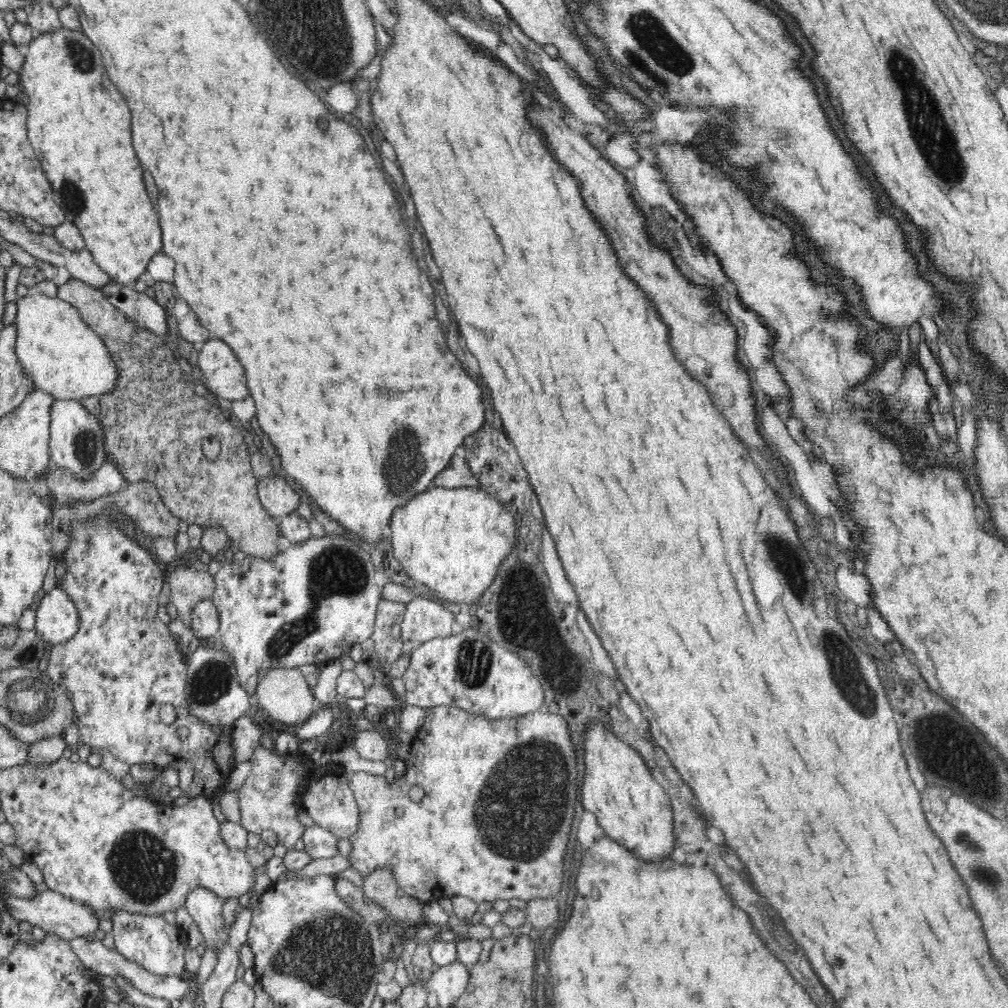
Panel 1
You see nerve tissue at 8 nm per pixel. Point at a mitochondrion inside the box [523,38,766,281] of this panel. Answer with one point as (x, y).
(723, 143)

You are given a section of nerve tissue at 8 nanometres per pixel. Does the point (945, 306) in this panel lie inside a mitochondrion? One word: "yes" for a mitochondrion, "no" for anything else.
no

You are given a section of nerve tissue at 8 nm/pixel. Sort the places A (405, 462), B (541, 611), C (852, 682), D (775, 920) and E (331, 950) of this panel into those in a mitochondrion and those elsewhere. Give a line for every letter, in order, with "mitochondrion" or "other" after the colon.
A: mitochondrion
B: mitochondrion
C: mitochondrion
D: other
E: mitochondrion

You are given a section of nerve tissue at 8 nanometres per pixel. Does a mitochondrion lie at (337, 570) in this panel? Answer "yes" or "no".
yes

